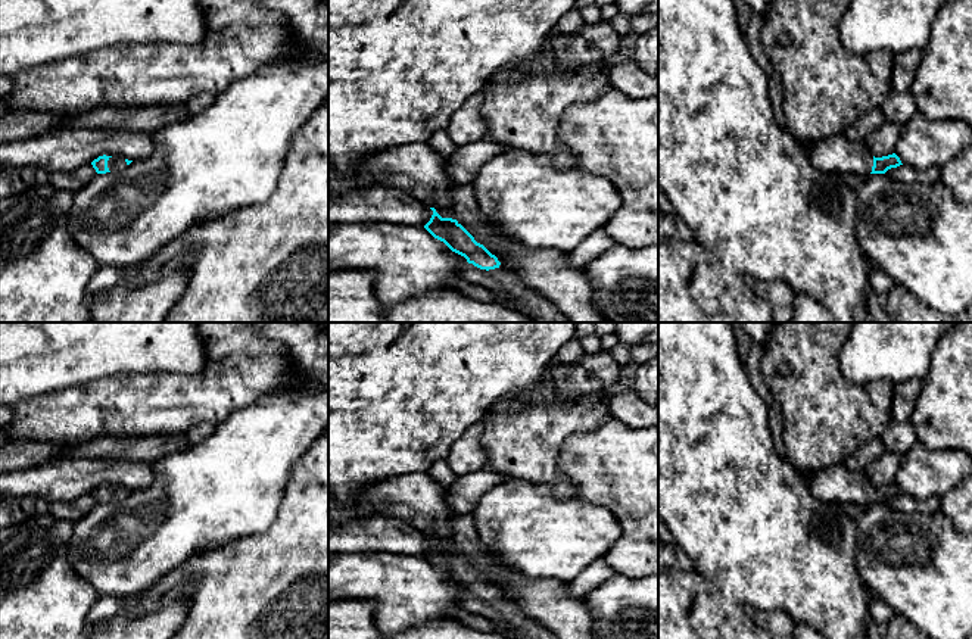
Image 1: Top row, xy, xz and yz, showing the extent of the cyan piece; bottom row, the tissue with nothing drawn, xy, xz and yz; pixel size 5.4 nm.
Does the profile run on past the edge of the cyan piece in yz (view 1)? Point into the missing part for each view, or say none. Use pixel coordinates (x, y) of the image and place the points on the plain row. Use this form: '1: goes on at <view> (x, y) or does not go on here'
1: goes on at yz (837, 483)

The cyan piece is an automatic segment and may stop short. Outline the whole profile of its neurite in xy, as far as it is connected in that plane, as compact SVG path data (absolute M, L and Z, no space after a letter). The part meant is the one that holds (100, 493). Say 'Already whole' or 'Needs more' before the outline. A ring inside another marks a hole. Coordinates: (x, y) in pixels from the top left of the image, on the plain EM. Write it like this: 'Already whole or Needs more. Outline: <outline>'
Needs more. Outline: M103 484L94 489L91 495L97 504L106 504L106 502L121 502L131 492L133 490L124 487Z

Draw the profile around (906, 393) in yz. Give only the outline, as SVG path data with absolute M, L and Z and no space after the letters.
M912 378L894 384L891 417L895 423L910 421L915 405L919 399L922 380Z

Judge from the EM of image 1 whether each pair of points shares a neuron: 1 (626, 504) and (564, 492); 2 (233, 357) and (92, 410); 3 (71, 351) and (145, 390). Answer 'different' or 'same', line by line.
1: different
2: same
3: different

